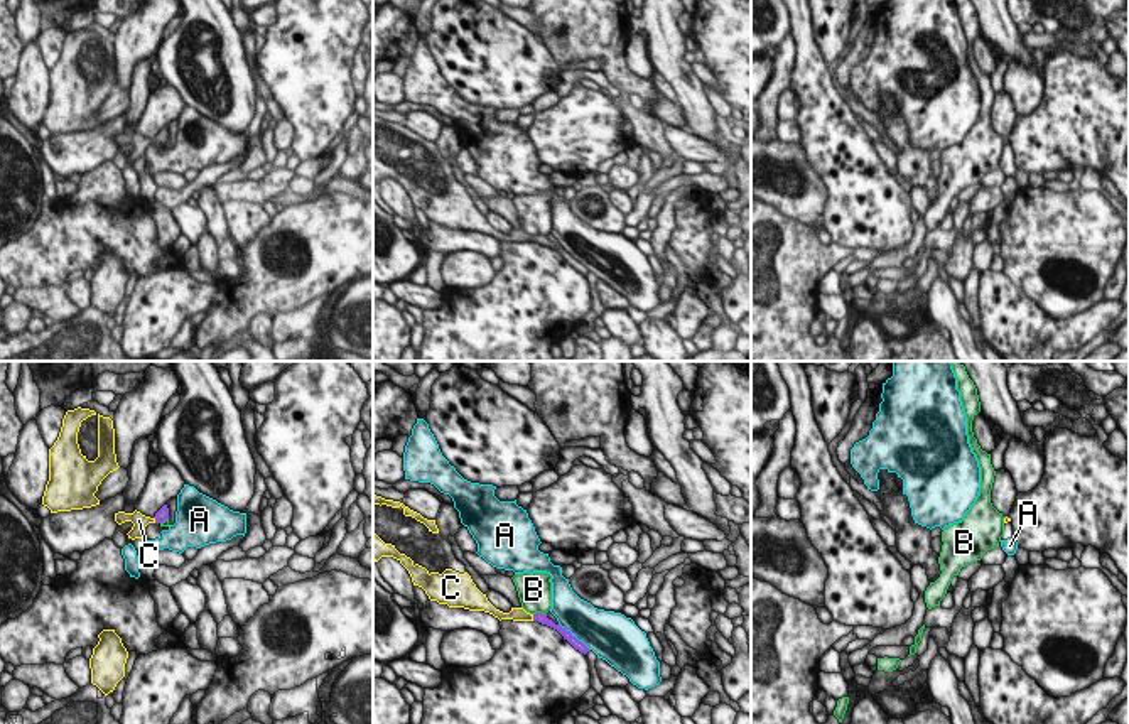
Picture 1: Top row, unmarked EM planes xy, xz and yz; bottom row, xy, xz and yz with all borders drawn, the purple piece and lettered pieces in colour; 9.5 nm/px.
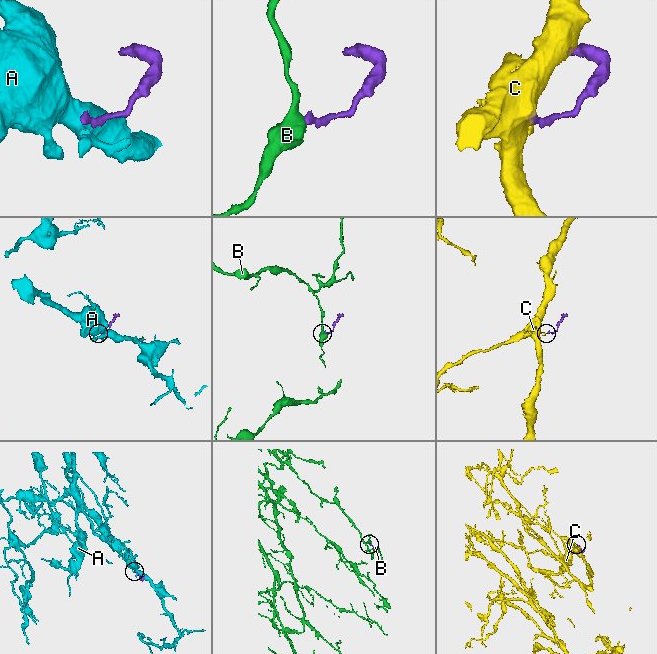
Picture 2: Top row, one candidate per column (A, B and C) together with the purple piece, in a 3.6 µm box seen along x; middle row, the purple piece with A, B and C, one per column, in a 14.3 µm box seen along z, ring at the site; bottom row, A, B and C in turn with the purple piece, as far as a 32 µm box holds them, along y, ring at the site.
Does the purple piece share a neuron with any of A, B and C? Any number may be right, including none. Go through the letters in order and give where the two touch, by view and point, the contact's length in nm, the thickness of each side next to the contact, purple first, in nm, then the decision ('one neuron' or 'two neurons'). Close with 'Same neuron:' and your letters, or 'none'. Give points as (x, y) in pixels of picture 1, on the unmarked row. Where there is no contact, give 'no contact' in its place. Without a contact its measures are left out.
A: xz (574, 259) | 400 nm | 90/400 nm | two neurons
B: xz (539, 235) | 130 nm | 100/320 nm | two neurons
C: xz (534, 240) | 70 nm | 100/130 nm | one neuron
Same neuron: C

